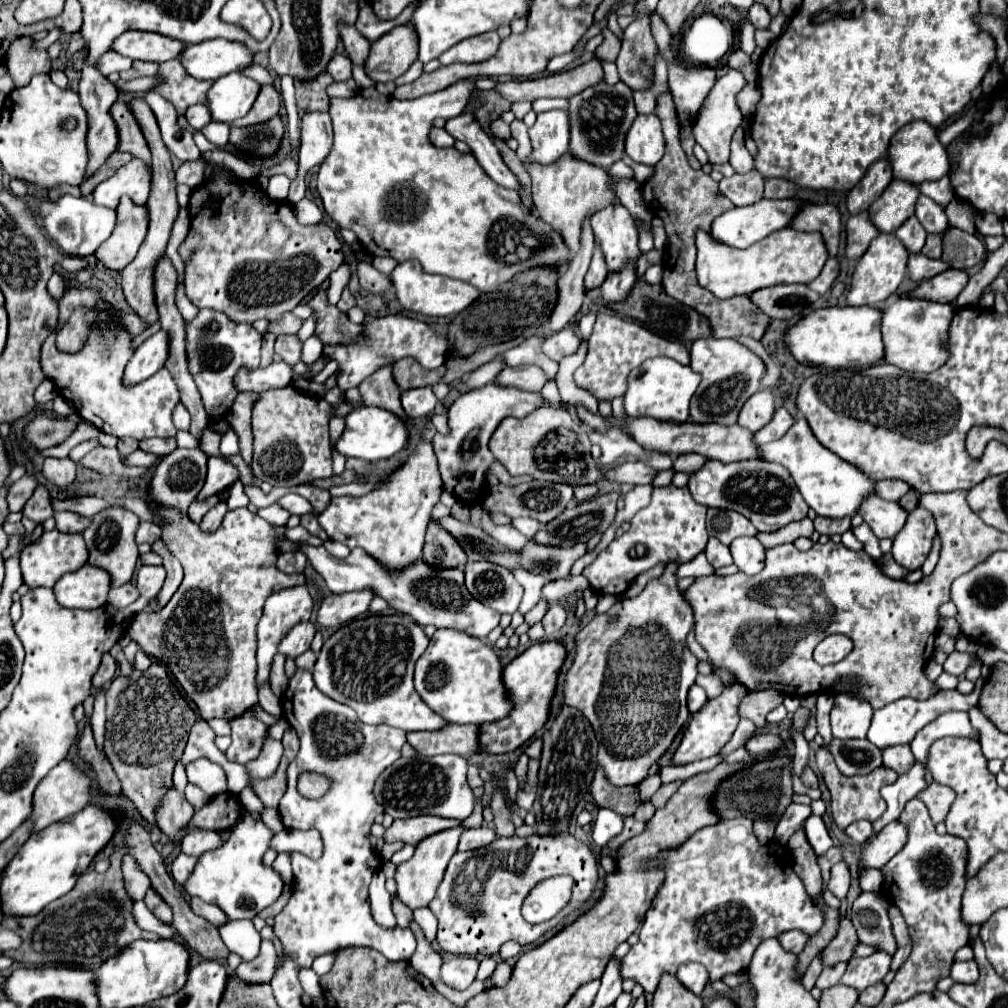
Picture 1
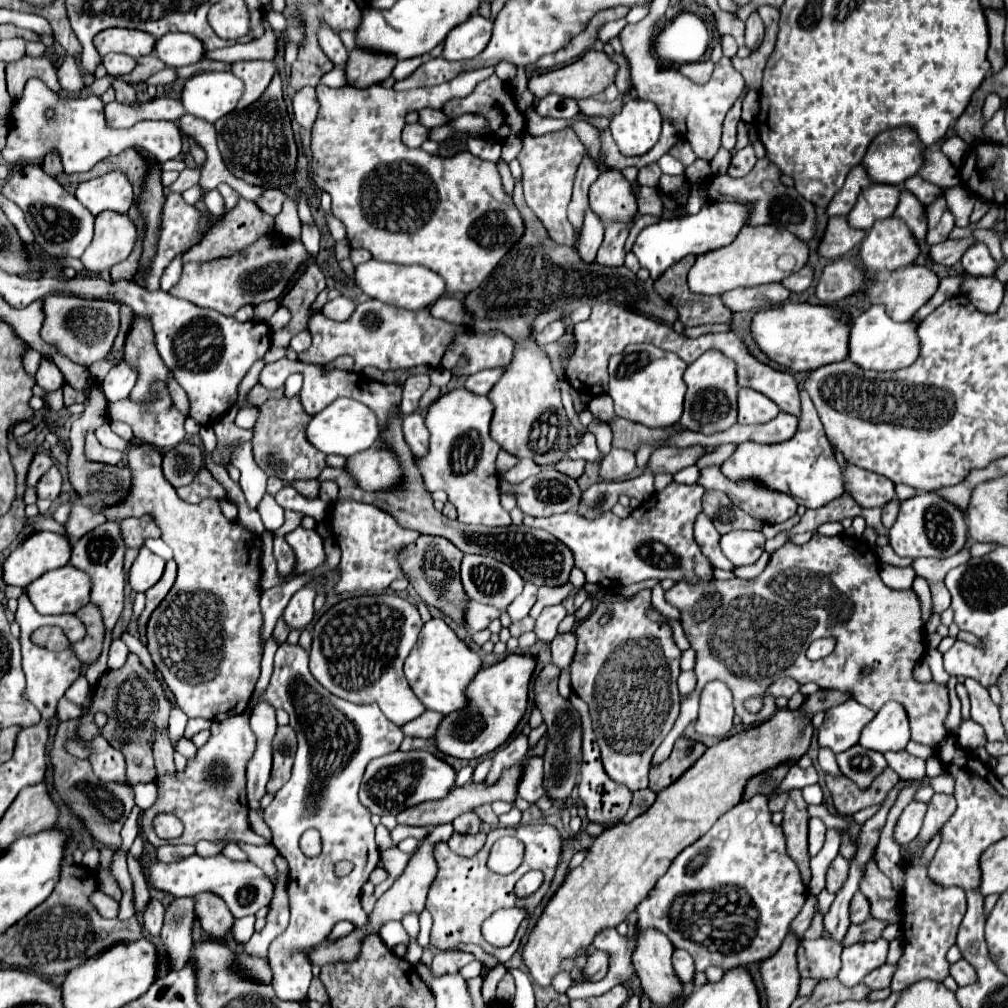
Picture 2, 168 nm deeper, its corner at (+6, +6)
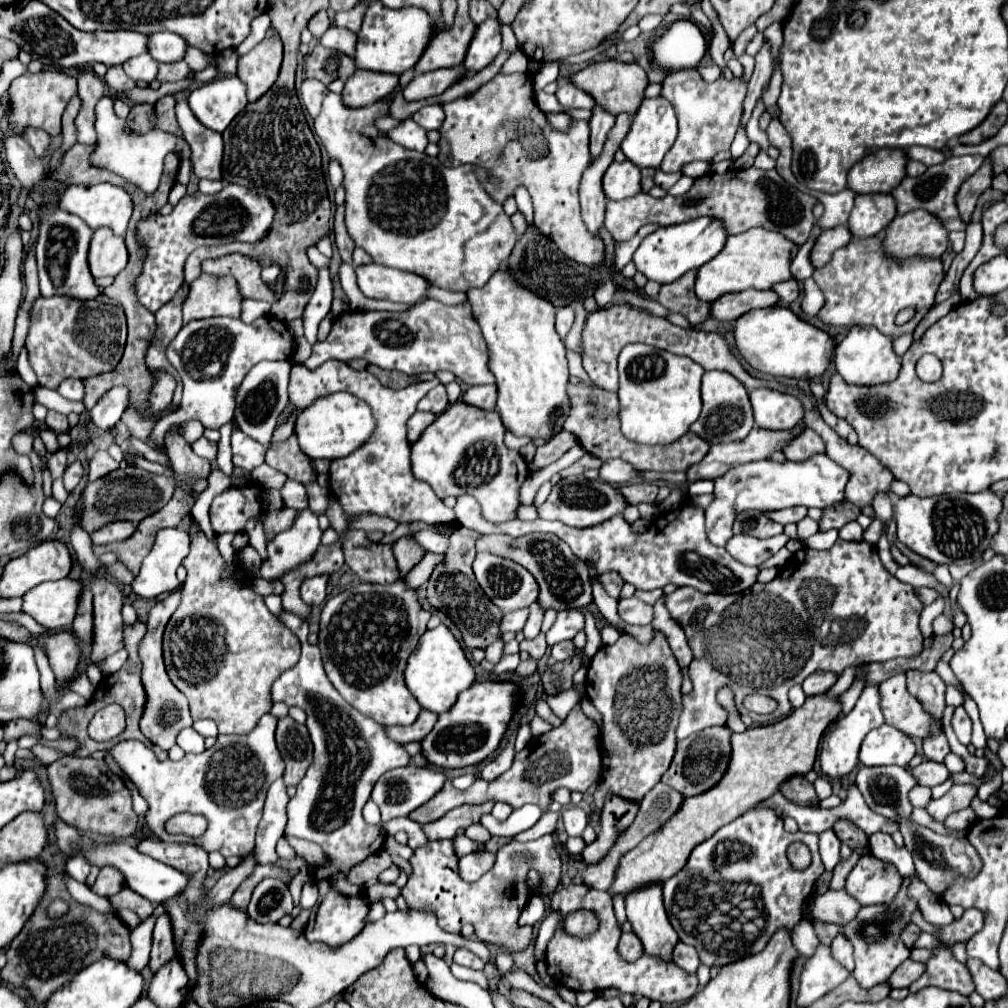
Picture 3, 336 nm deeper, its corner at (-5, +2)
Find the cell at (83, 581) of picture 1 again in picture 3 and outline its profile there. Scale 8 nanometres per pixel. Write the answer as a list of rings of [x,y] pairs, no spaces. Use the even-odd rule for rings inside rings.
[[[68,577],[40,583],[40,587],[34,587],[22,597],[22,611],[50,631],[60,631],[74,621],[80,589],[82,585]]]

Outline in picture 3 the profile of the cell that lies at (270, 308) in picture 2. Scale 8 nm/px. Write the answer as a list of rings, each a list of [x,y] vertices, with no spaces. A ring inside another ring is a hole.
[[[232,253],[226,257],[204,261],[202,271],[216,277],[226,277],[226,275],[234,277],[242,297],[268,301],[268,303],[276,301],[276,295],[260,279],[260,263],[256,259],[244,257],[240,253]]]

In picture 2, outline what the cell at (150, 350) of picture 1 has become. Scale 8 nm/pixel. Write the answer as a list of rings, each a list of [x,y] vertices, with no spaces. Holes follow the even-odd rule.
[[[121,361],[107,373],[107,377],[103,379],[101,385],[103,385],[103,391],[109,401],[121,401],[121,399],[129,397],[135,381],[137,381],[137,371],[133,371],[133,367],[129,367],[125,361]]]

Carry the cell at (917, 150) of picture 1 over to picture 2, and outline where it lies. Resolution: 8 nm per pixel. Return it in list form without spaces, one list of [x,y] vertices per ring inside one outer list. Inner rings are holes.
[[[895,127],[895,129],[883,131],[881,135],[877,135],[877,139],[873,139],[873,143],[869,145],[869,149],[863,157],[863,165],[873,183],[903,185],[905,179],[917,175],[919,169],[923,167],[925,149],[927,147],[921,143],[921,139],[917,139],[917,133],[911,127]]]

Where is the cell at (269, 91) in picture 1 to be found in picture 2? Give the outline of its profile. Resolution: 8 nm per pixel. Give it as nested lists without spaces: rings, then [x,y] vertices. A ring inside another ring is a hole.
[[[237,61],[233,63],[233,73],[245,83],[245,93],[237,105],[237,109],[241,109],[265,93],[275,75],[275,65],[273,61]]]

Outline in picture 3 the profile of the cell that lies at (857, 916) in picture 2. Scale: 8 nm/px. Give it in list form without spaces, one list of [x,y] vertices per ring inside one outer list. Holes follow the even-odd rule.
[[[846,889],[840,891],[828,891],[820,897],[814,897],[812,901],[812,917],[822,919],[826,923],[836,923],[836,925],[846,925],[858,915],[858,901],[852,899]]]

